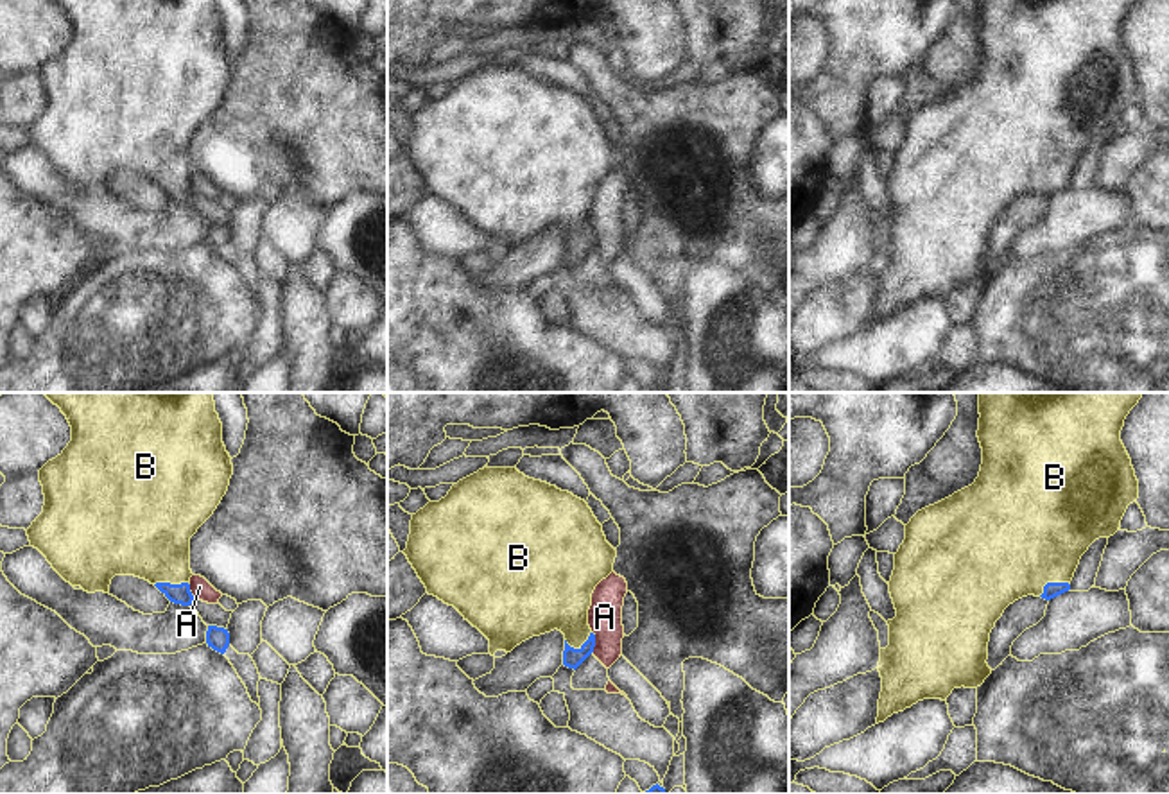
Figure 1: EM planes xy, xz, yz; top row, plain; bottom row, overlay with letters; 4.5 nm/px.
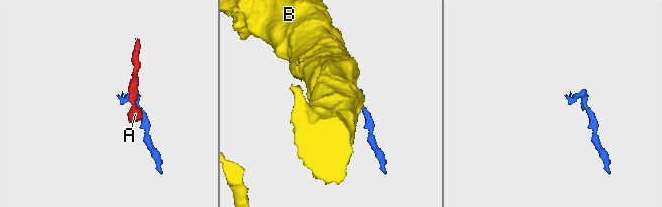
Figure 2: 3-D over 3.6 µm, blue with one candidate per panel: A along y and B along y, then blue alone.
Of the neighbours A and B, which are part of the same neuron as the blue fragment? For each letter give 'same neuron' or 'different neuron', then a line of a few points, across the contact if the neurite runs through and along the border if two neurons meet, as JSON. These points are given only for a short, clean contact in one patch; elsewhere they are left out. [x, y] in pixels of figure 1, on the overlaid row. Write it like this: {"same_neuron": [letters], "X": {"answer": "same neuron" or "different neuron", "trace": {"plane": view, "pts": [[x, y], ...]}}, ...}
{"same_neuron": ["B"], "A": {"answer": "different neuron", "trace": {"plane": "xz", "pts": [[592, 631], [594, 649], [590, 653]]}}, "B": {"answer": "same neuron", "trace": {"plane": "yz", "pts": [[1051, 590], [1051, 583], [1037, 554], [1031, 531]]}}}

